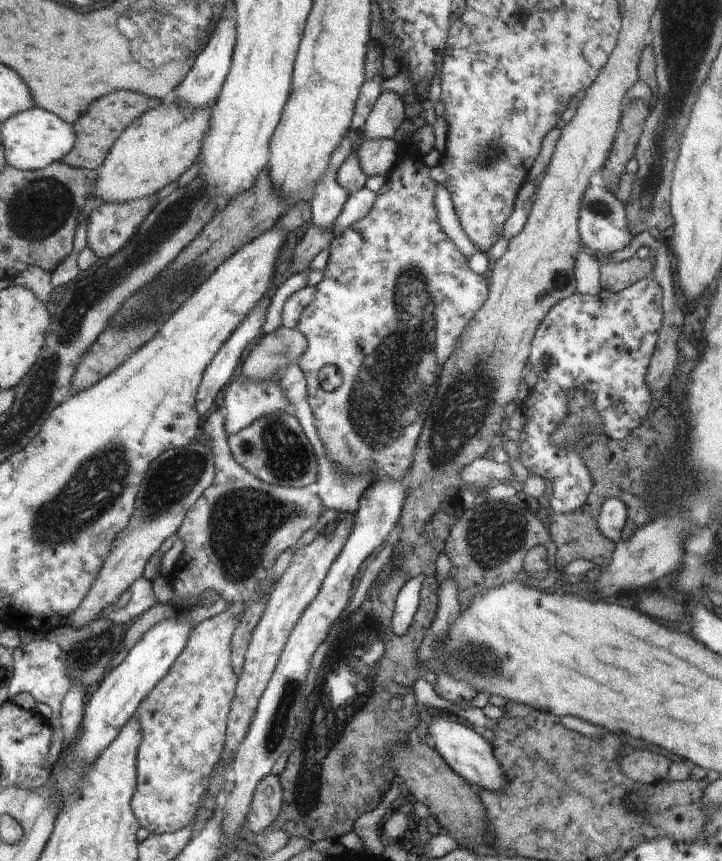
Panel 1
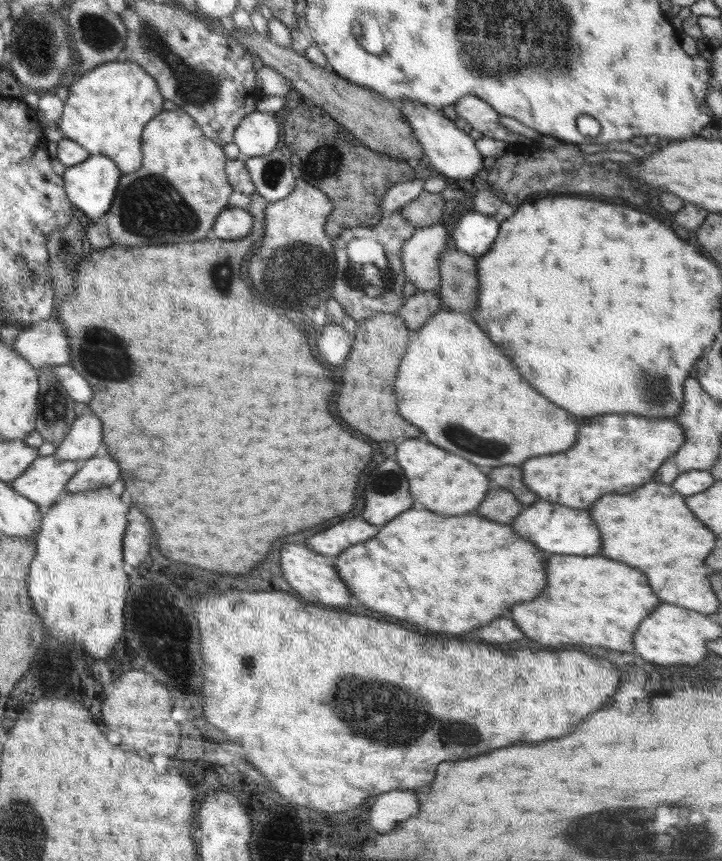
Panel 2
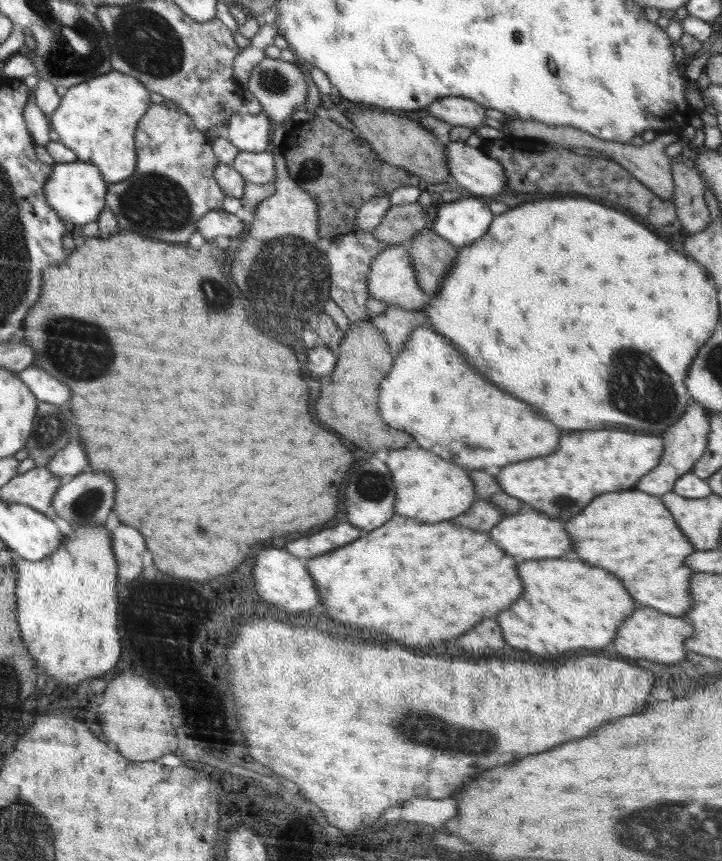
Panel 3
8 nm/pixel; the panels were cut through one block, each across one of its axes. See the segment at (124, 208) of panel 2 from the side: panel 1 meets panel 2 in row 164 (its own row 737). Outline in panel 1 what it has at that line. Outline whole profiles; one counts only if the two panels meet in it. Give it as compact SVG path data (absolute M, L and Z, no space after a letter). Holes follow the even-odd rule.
M235 603L193 628L184 650L168 674L160 679L138 708L137 718L142 726L143 738L137 748L137 785L132 798L132 812L139 819L140 826L150 834L173 833L193 822L209 787L211 774L221 760L238 680L231 663L231 640L244 609L243 603Z

